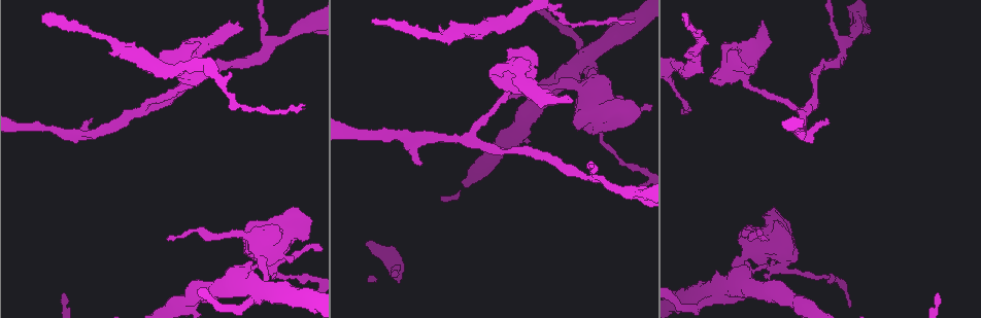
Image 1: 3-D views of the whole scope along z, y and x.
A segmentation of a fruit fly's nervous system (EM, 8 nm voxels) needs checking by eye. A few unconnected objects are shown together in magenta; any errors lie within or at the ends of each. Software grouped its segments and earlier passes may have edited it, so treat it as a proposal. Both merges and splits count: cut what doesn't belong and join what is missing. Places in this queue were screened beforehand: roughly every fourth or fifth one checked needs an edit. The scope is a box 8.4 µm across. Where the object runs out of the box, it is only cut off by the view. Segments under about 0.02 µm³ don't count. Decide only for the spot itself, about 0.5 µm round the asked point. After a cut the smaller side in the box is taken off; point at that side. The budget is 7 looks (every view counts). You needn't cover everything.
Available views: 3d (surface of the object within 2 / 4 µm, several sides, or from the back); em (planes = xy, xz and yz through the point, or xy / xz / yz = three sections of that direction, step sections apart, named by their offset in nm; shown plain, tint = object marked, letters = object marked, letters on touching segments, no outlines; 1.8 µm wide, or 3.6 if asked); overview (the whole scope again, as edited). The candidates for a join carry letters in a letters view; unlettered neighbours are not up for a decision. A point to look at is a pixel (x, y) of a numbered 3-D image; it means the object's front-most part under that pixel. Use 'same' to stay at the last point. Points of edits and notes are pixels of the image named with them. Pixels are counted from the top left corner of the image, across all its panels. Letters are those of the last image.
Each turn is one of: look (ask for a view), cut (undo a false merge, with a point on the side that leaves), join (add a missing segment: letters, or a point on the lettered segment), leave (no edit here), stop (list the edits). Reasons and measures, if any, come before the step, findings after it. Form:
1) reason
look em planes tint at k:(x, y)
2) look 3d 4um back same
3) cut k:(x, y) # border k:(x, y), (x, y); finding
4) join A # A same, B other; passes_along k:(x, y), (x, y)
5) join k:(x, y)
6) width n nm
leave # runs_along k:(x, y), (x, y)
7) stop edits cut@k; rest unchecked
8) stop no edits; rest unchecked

sudden change in width
look em planes letters at 1:(444, 35)

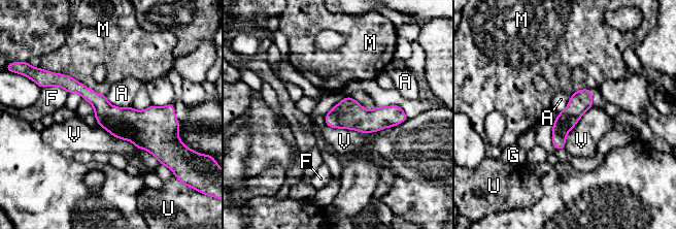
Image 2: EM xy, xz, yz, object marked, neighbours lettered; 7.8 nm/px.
leave # A other, F other, G other, M other, U other, V other; continuous, no second neuron

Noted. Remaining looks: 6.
tapers out
look 3d 4um at 1:(43, 17)

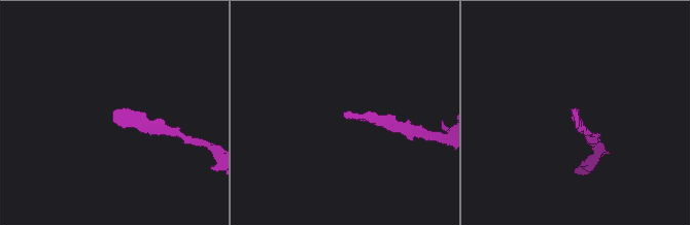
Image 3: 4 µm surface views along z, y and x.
shape alone is not enough
look em planes letters at 3:(573, 112)

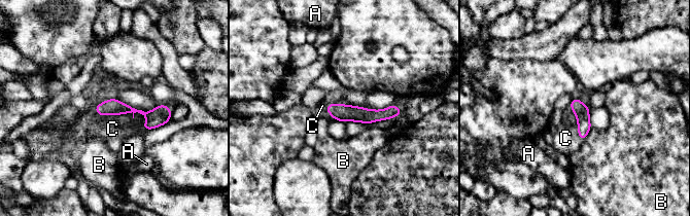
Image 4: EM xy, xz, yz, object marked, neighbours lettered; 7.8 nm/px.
join C # A other, B other, C same; passes_along 4:(110, 107), (114, 114), (113, 130); it goes on there

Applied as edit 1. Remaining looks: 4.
look overview

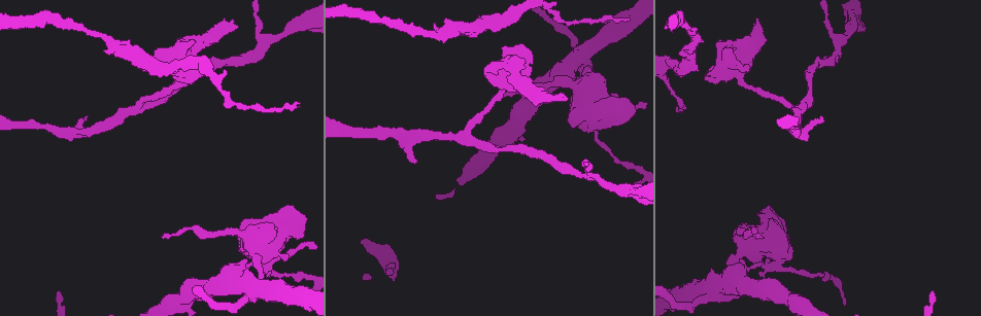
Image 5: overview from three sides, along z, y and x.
arms part here
look 3d 4um back at 5:(468, 131)

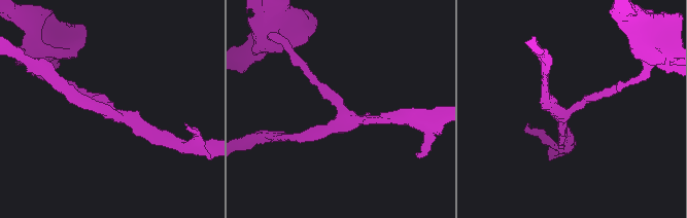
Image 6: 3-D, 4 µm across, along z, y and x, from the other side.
arms 3
look em planes letters at 6:(107, 110)

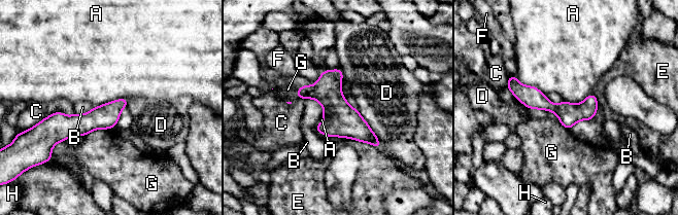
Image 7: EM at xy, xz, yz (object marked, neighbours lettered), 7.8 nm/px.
leave # A other, B other, C other, D other, E other, F other, G other, H other; runs_along 7:(300, 91), (320, 92), (377, 144); all the same neuron

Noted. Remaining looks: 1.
stop edits join@4; rest unchecked

